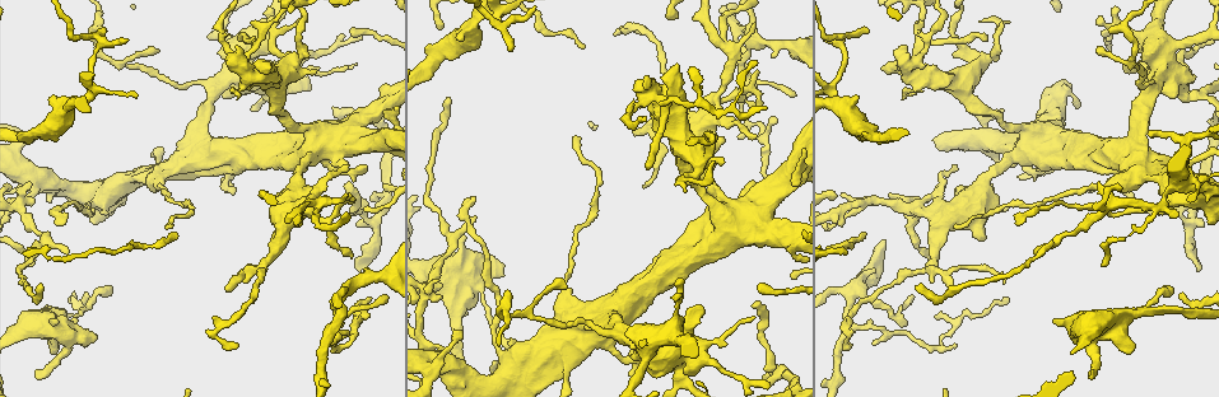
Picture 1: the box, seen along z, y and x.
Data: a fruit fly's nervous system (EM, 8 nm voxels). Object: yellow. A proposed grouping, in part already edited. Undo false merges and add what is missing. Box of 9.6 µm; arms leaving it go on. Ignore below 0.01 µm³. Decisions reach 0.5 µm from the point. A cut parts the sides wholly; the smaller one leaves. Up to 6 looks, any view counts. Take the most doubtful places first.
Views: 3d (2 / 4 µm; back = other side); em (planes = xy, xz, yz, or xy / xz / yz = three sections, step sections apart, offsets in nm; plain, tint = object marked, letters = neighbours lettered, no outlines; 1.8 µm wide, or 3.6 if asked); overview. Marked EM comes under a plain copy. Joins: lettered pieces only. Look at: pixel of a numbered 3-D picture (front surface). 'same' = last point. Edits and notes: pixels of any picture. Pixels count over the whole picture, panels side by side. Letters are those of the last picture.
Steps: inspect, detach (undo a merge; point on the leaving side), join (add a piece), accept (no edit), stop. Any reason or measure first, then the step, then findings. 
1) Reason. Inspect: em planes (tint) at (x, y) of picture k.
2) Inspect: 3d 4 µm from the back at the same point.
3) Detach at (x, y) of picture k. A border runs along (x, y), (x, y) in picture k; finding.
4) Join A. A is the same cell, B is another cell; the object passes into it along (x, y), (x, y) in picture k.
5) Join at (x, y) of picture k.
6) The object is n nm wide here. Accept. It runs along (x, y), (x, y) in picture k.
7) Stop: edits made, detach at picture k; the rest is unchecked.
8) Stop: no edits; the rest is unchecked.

Arms run side by side. Inspect: em planes (letters) at (911, 63) of picture 1.

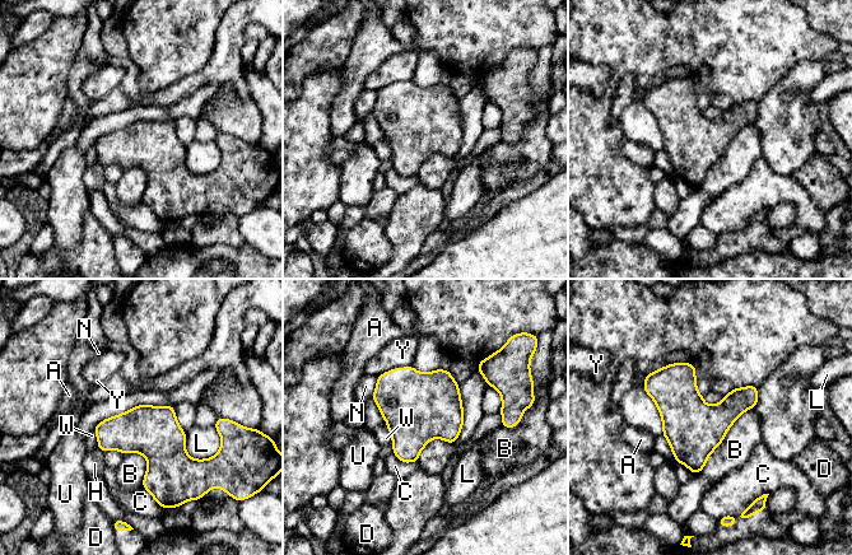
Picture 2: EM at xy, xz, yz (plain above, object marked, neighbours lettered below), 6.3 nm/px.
The longest contact is with B, 600 nm. Accept. A, B, C, D, H, L, N, U, W and Y are other cells; one cell here.

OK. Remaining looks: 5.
Abrupt turn. Inspect: em 3.6 µm planes (tint) at (588, 317) of picture 1.

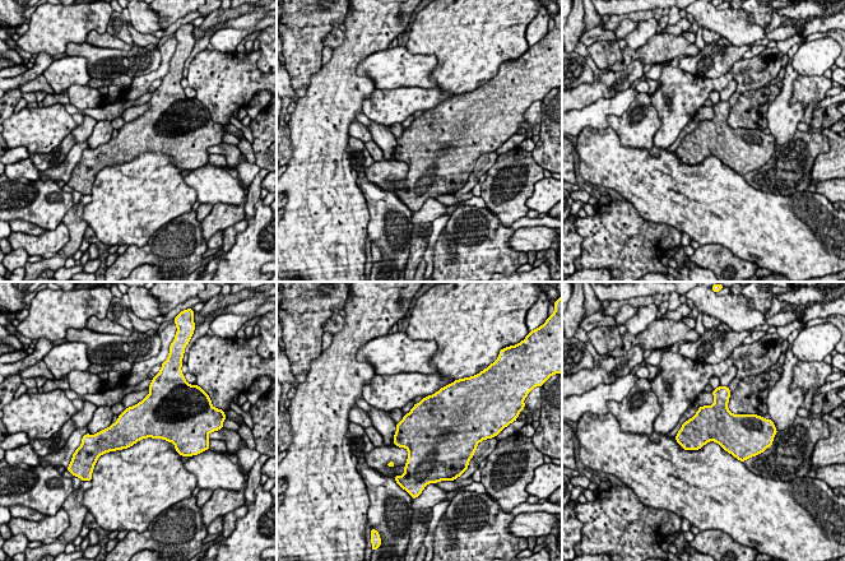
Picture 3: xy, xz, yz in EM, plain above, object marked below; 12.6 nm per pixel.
See the neighbours. Inspect: em 3.6 µm planes (letters) at the same point.

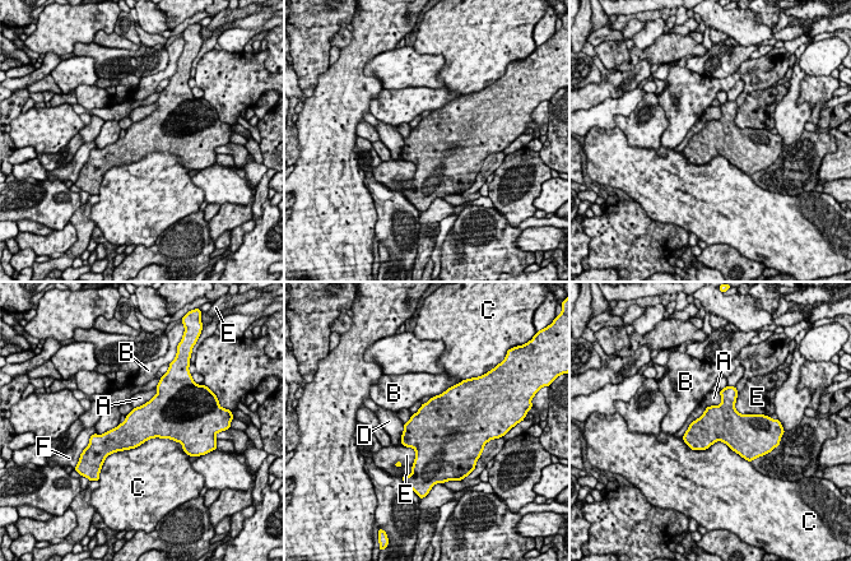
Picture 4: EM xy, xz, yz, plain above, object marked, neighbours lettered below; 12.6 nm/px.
Accept. A, B, C, D, E and F are other cells; all the same cell.

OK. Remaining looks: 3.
Thick turns thin. Inspect: em planes (letters) at (680, 380) of picture 1.

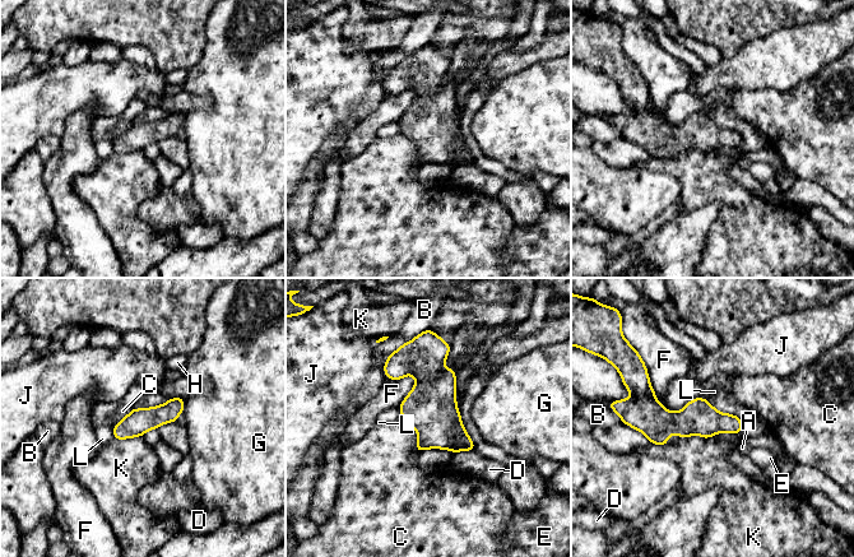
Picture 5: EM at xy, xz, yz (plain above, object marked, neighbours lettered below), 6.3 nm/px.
The object is 160 nm wide here. Accept. A, B, C, D, E, F, G, H, J, K and L are other cells; it runs along (637, 414), (738, 428) in picture 5; one cell here.

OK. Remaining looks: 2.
Stop: no edits; the rest is unchecked.

